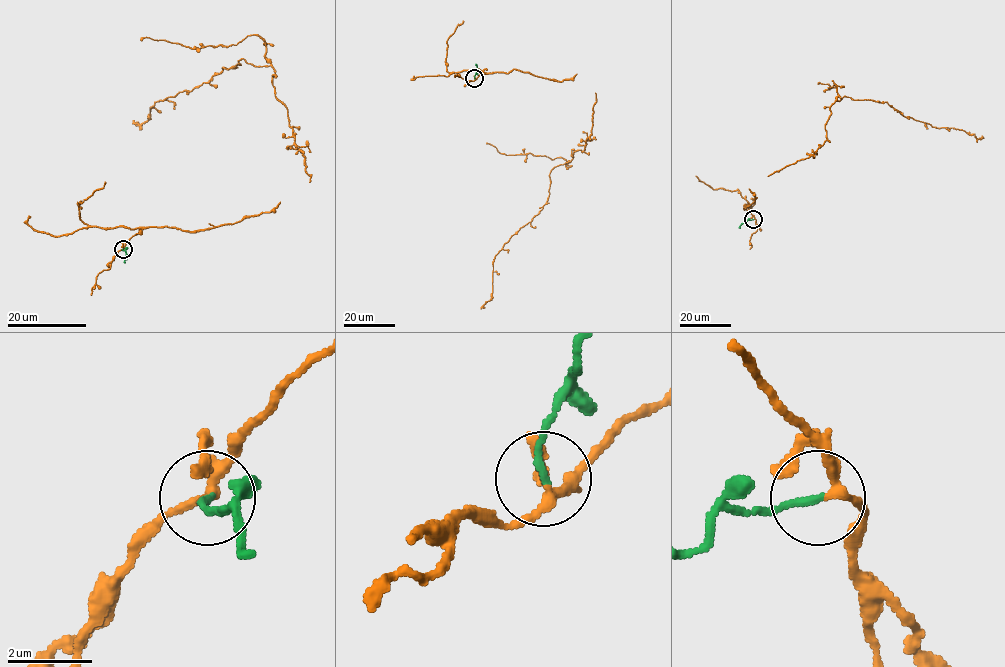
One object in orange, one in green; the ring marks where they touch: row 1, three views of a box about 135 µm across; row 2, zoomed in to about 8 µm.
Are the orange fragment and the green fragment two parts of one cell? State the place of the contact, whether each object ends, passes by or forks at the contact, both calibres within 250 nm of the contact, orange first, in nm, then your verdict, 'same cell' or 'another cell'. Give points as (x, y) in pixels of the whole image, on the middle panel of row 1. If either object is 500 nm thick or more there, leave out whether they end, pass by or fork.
(474, 78) | orange forks | green ends | 170/160 nm | same cell

